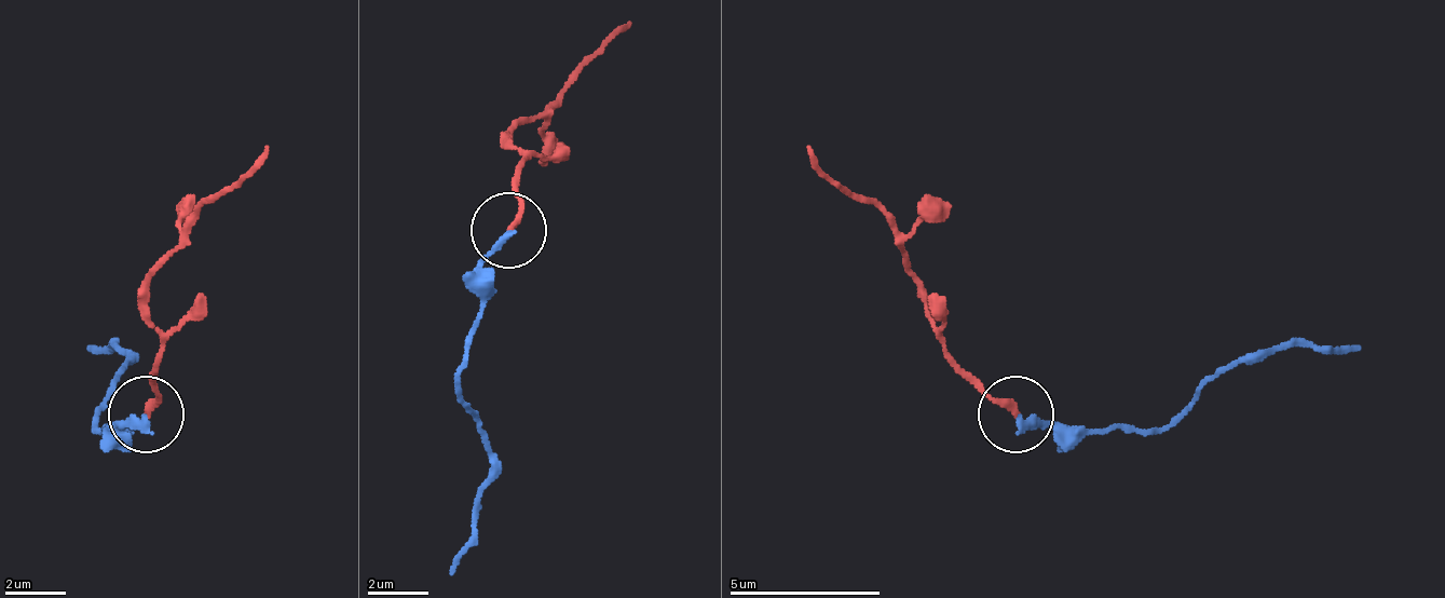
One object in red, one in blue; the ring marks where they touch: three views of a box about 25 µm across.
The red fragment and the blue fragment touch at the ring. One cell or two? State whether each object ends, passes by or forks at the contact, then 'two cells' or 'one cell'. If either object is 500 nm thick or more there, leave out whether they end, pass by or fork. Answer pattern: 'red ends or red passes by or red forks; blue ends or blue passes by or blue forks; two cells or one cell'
red ends; blue ends; two cells

